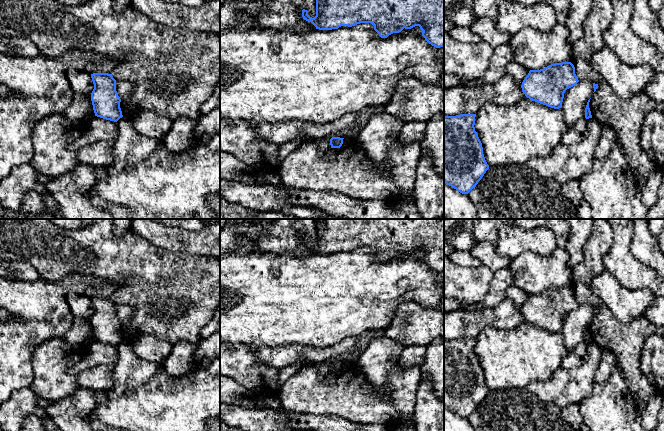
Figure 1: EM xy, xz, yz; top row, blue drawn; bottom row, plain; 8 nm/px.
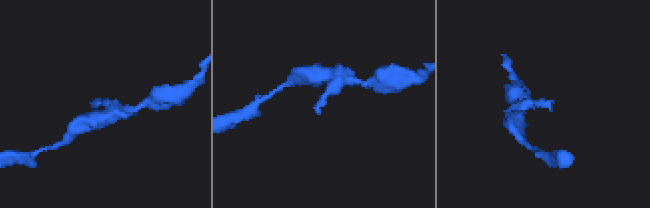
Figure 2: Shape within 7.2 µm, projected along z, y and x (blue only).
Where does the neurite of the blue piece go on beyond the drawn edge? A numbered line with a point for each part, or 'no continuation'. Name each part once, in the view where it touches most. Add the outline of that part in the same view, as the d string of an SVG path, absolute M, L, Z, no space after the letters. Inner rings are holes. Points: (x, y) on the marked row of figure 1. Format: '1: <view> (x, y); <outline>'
no continuation

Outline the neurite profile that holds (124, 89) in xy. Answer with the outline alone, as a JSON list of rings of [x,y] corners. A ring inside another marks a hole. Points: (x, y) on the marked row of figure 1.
[[[116,80],[116,91],[121,100],[127,100],[133,92],[133,84],[130,82],[123,82]]]

